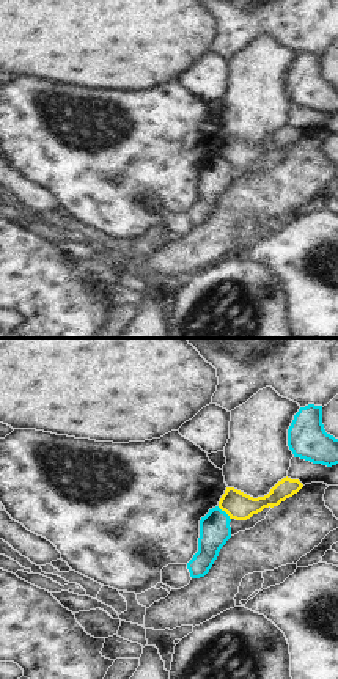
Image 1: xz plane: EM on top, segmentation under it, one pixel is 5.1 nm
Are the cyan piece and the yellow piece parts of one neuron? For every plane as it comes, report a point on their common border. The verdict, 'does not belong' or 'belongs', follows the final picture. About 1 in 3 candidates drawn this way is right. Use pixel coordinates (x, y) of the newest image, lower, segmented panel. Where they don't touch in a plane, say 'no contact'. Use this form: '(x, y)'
(225, 513)

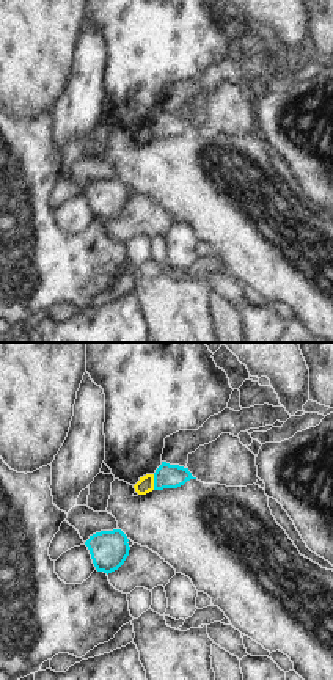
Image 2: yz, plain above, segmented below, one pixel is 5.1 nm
(154, 482)

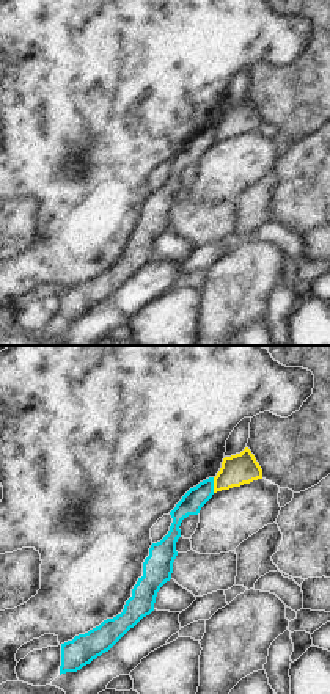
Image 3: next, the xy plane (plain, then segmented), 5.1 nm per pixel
(212, 485)

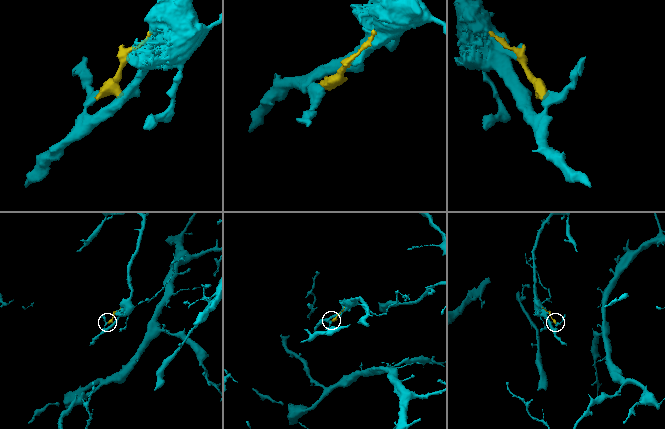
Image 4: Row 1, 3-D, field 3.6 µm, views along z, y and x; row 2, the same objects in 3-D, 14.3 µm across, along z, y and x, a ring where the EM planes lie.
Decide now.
does not belong

